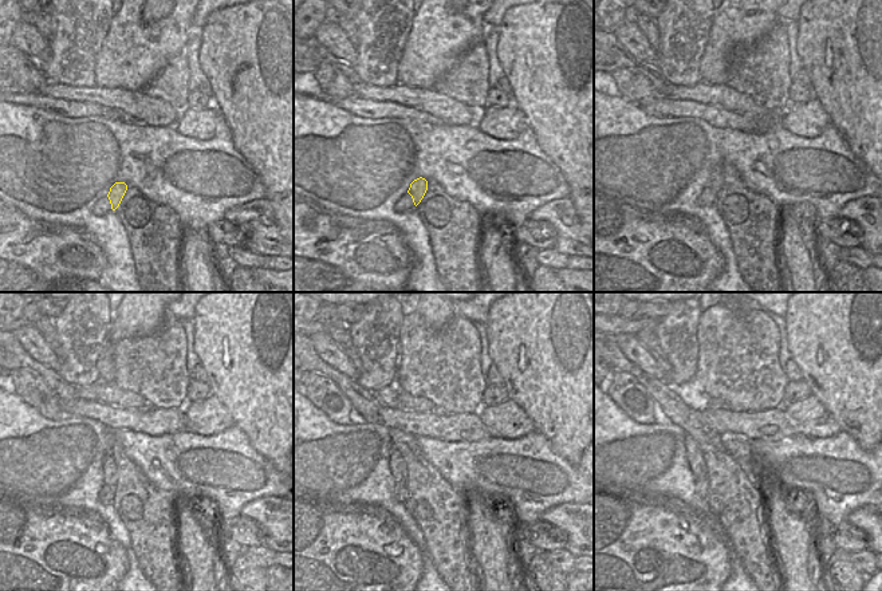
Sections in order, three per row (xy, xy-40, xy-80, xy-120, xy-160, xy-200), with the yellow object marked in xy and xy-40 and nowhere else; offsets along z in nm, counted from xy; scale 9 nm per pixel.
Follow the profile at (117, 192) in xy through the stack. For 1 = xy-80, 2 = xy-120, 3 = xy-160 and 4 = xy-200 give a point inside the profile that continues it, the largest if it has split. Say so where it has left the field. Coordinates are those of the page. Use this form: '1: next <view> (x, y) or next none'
1: next xy-80 (716, 180)
2: next xy-120 (109, 469)
3: next xy-160 (397, 463)
4: next xy-200 (696, 460)

